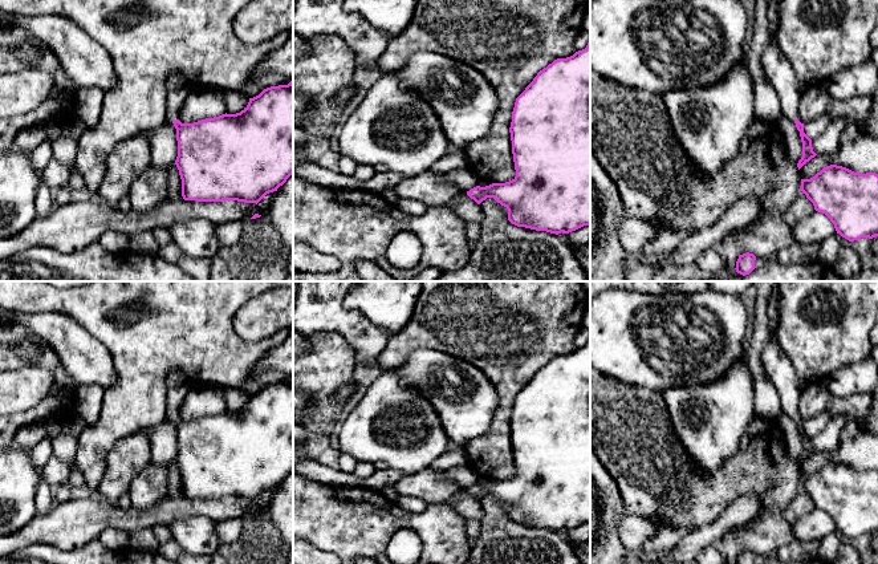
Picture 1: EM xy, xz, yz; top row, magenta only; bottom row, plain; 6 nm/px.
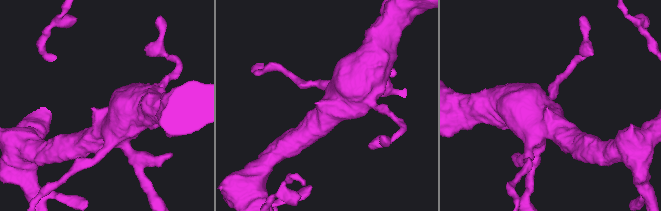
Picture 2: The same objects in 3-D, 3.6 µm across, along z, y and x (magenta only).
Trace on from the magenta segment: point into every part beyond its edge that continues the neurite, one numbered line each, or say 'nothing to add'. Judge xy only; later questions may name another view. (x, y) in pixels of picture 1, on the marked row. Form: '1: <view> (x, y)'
1: xy (177, 89)

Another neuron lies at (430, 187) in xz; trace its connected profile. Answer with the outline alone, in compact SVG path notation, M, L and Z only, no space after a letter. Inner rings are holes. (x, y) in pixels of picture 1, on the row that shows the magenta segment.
M427 171L415 178L406 178L394 186L399 199L418 199L427 207L440 207L452 200L460 191L448 183L443 174Z

